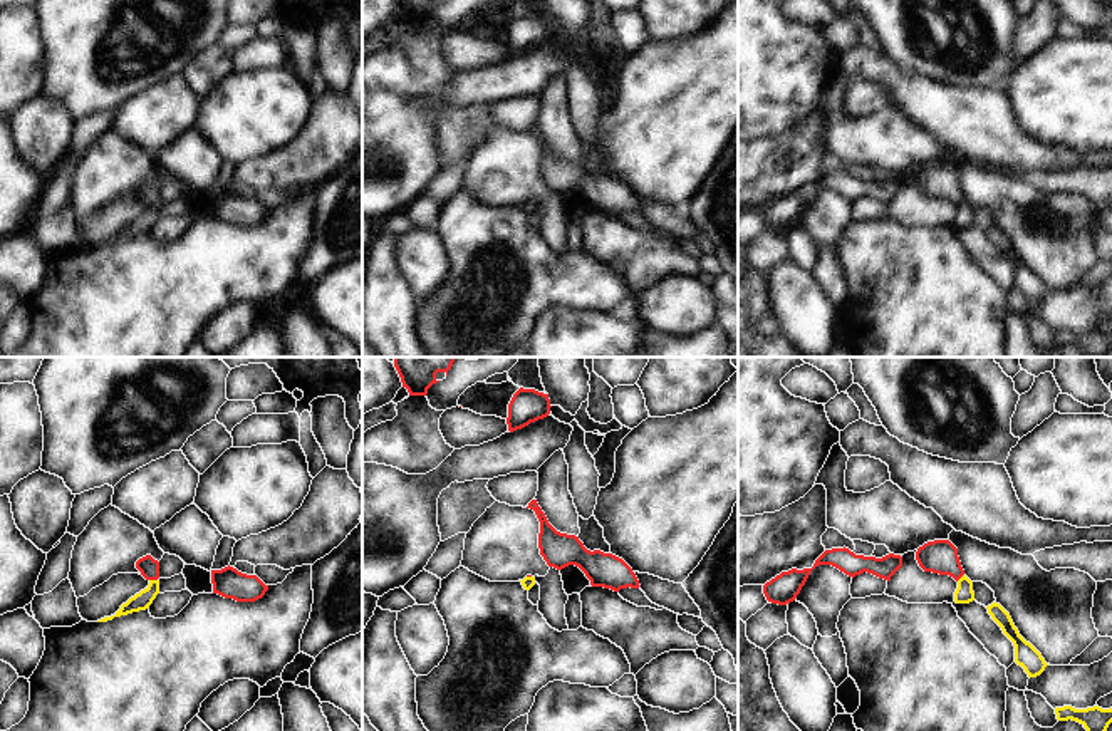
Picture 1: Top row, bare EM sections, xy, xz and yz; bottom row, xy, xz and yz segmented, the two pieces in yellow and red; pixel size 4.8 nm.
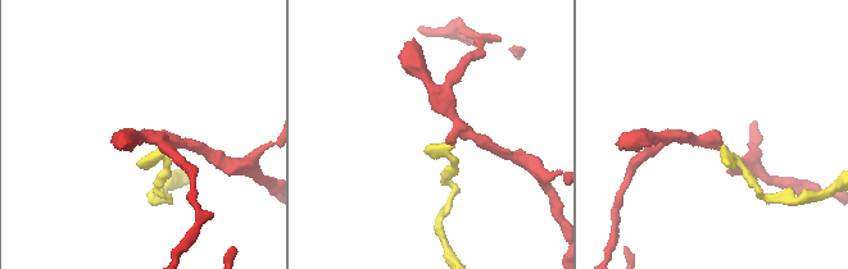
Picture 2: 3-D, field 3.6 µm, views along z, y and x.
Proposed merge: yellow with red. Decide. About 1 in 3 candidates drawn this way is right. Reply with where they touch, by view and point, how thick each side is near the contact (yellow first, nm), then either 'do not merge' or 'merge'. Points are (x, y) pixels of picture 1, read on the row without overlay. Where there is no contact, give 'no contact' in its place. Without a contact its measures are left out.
xy (153, 205) | 90/100 nm | merge

